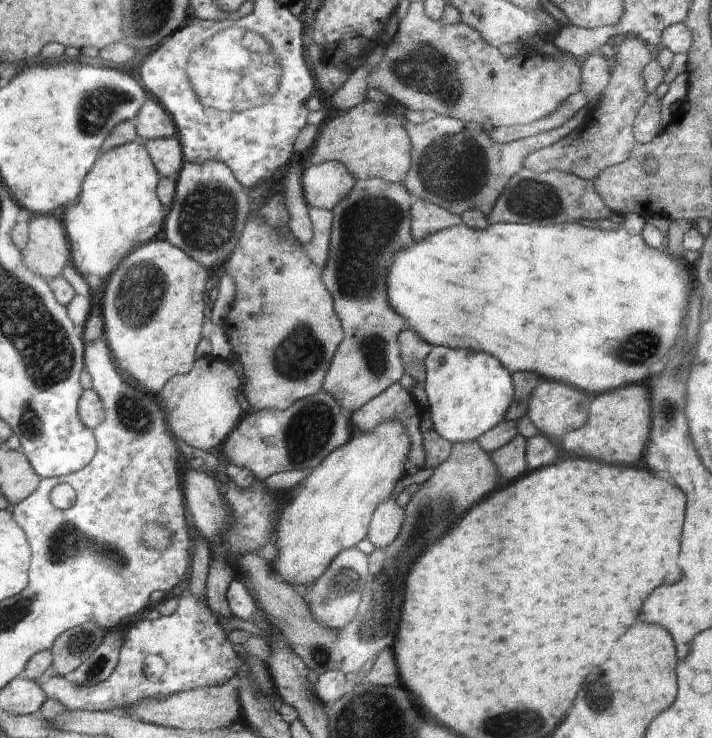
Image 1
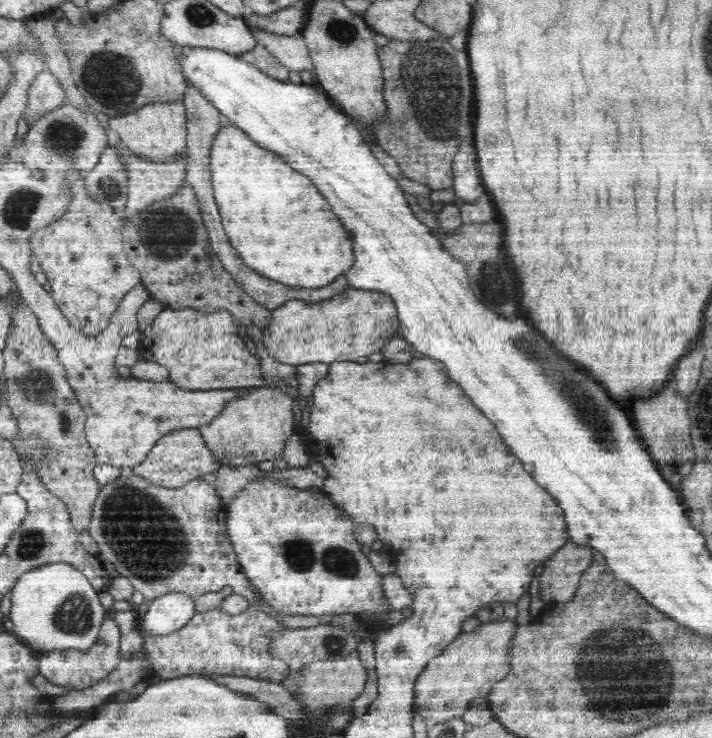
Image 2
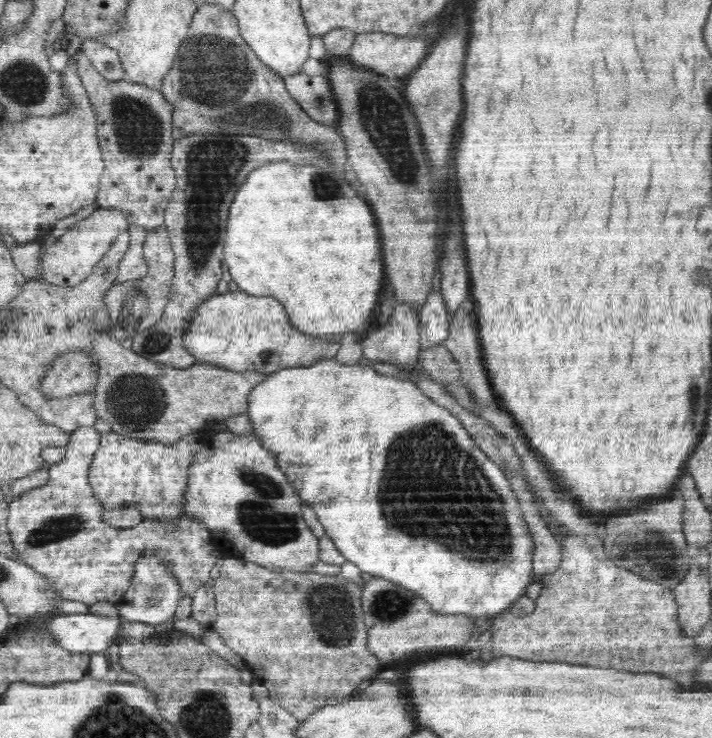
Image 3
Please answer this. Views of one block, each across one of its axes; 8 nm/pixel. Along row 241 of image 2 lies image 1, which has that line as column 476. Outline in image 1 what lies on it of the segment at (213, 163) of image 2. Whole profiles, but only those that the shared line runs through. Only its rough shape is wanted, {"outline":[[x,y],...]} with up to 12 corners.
{"outline":[[460,223],[392,258],[433,346],[598,392],[688,272],[622,225]]}

